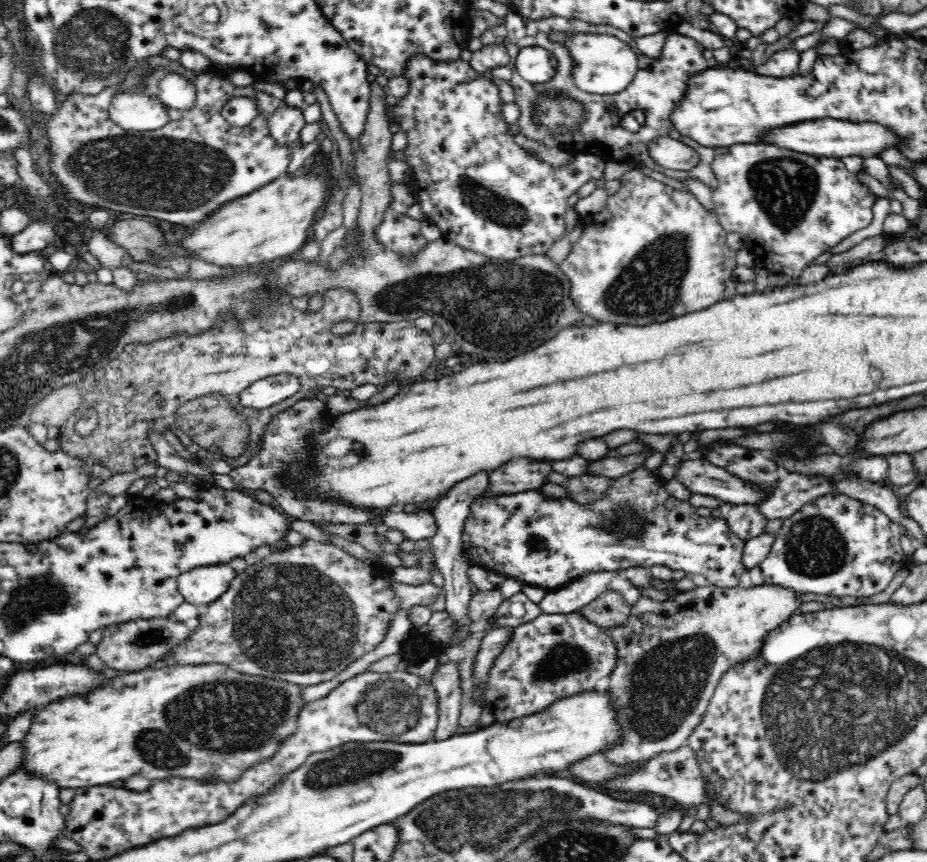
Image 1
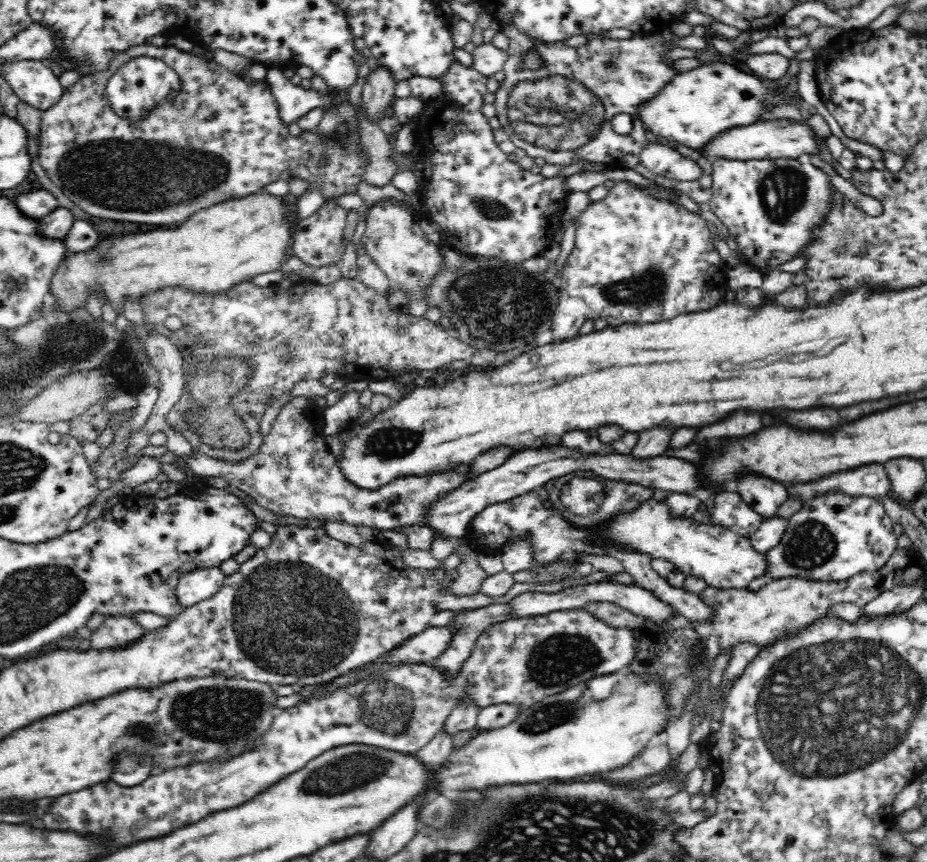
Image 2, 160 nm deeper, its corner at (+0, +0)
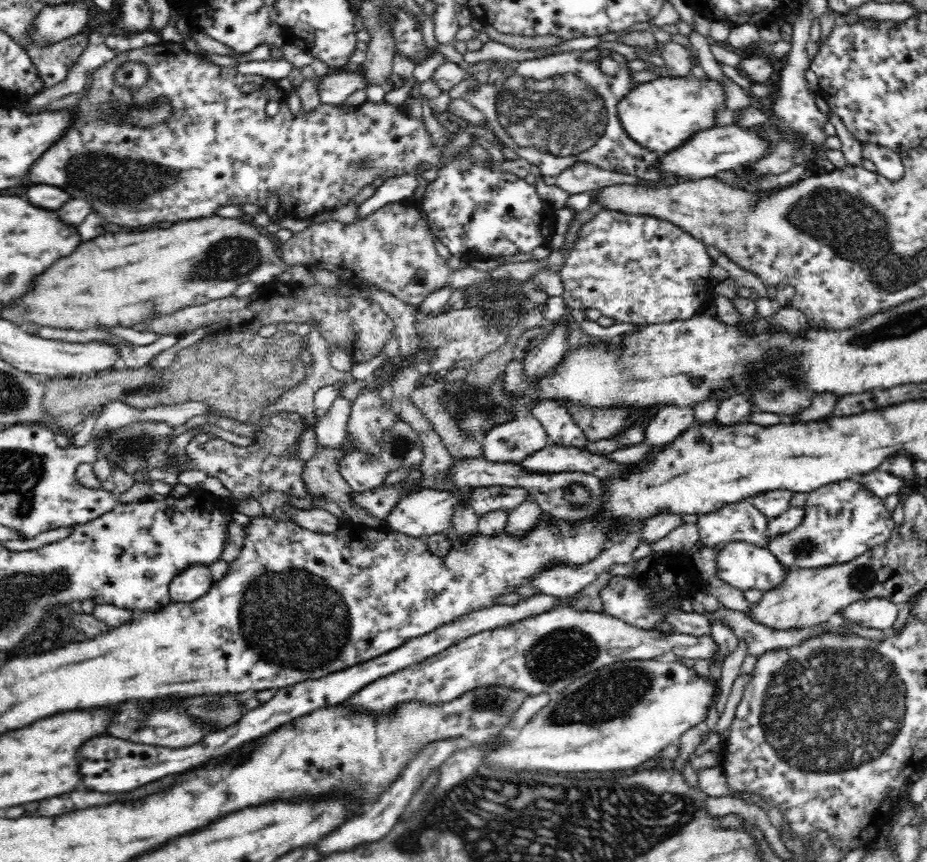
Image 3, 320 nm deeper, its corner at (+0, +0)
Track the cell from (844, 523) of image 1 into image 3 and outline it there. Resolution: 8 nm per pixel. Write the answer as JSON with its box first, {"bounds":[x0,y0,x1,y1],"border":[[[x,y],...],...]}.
{"bounds":[767,478,895,569],"border":[[[857,478],[826,484],[809,492],[804,509],[805,519],[792,530],[776,534],[767,547],[784,566],[792,569],[848,563],[886,542],[895,524],[884,499],[872,494]]]}

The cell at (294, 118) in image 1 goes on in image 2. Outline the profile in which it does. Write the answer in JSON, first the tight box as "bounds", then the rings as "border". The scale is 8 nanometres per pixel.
{"bounds":[264,67,340,126],"border":[[[277,67],[268,68],[264,81],[278,101],[279,115],[286,126],[308,110],[318,107],[330,109],[340,101],[340,96],[329,90],[320,92],[293,84]]]}

